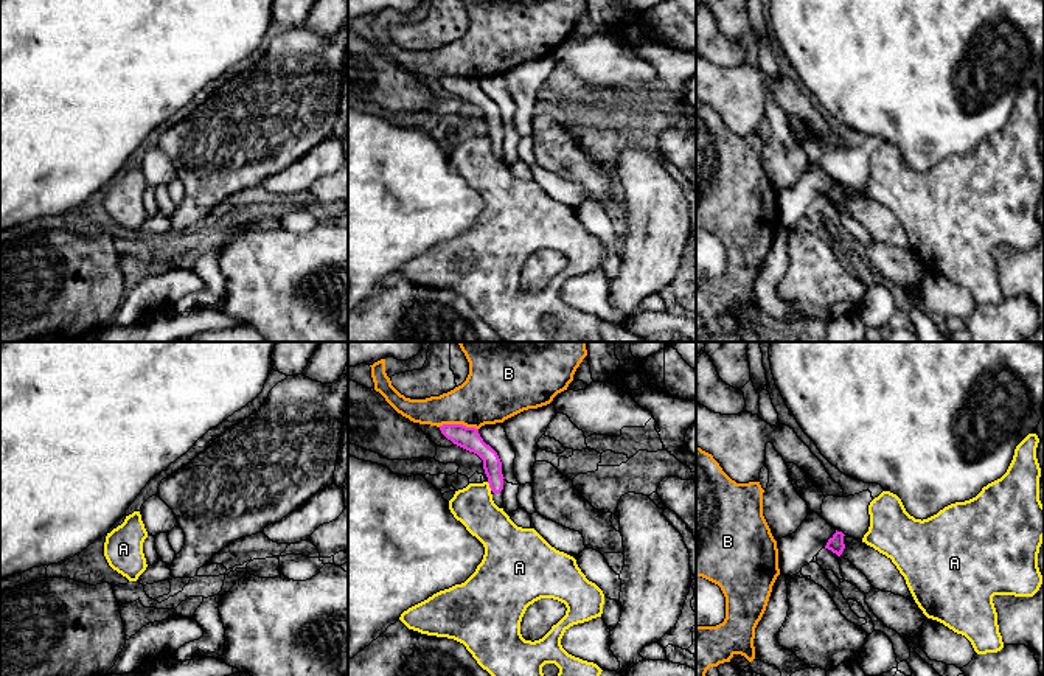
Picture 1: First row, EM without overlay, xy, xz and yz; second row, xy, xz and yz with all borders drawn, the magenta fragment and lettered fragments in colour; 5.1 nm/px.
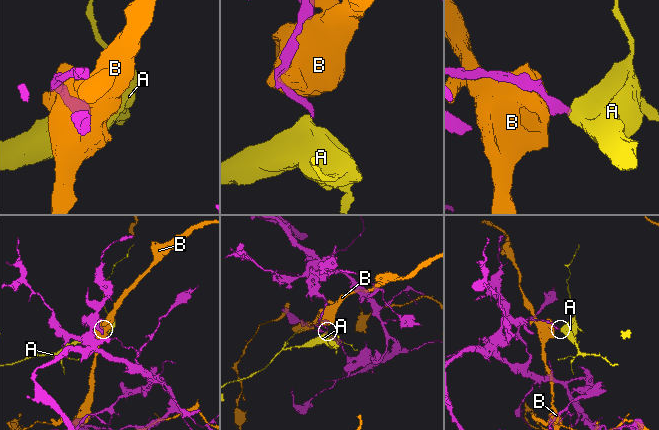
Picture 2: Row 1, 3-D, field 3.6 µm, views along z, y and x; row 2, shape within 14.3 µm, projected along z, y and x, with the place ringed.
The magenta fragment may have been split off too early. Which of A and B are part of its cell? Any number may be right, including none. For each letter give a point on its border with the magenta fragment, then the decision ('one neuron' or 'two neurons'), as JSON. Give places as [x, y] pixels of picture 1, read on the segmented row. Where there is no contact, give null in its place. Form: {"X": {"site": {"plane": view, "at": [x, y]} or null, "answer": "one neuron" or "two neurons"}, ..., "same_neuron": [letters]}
{"A": {"site": {"plane": "xz", "at": [490, 487]}, "answer": "two neurons"}, "B": {"site": {"plane": "xz", "at": [459, 425]}, "answer": "two neurons"}, "same_neuron": []}

